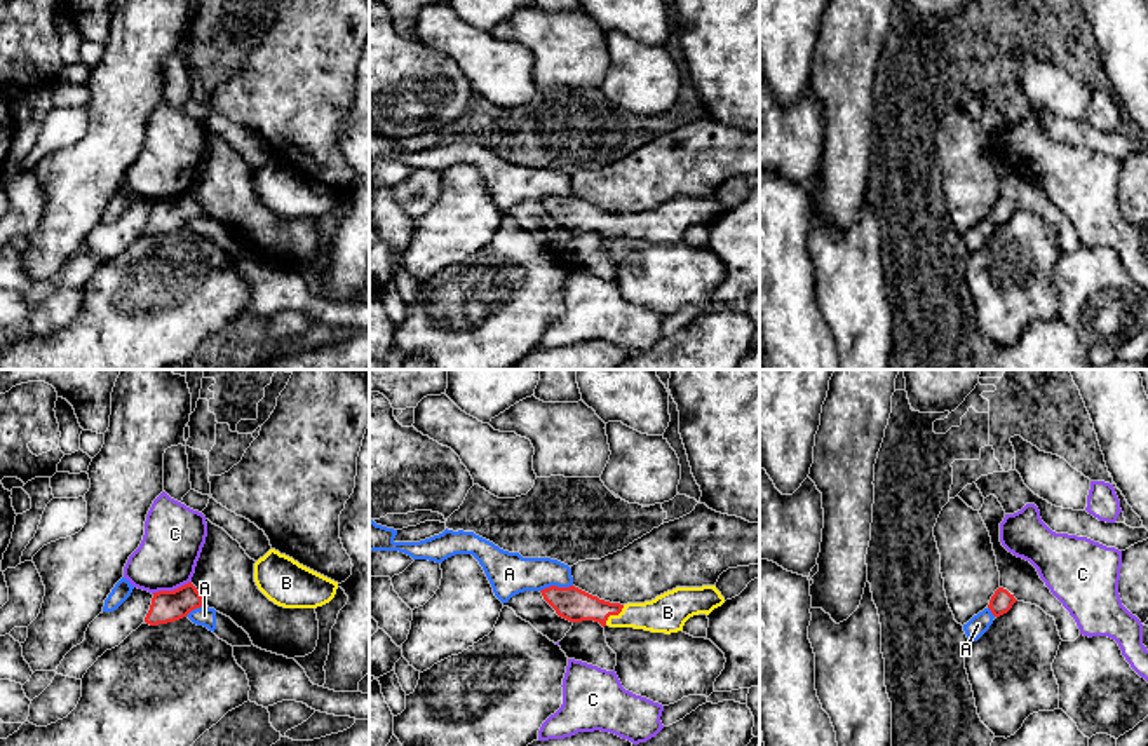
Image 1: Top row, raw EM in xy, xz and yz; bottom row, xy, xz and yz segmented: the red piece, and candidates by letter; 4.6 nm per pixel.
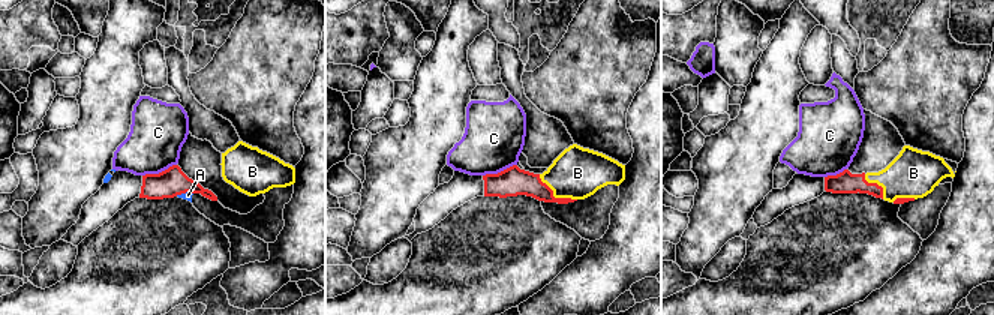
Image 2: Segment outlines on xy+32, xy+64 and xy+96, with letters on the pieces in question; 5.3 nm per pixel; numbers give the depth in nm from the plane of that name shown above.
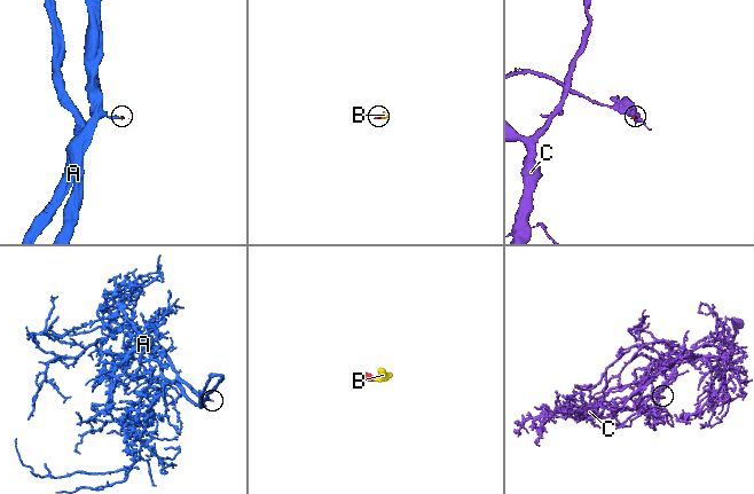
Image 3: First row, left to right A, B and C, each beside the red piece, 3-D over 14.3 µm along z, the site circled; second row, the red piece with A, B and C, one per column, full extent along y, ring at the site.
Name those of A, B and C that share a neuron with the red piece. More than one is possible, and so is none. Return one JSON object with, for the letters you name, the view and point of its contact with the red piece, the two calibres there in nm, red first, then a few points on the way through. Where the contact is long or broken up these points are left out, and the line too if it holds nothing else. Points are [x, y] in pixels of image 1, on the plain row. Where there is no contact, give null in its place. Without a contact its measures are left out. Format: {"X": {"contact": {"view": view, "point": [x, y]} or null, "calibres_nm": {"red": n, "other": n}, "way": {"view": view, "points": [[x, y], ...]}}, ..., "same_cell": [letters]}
{"B": {"contact": {"view": "xz", "point": [614, 223]}, "calibres_nm": {"red": 160, "other": 180}, "way": {"view": "xz", "points": [[572, 213], [614, 223], [668, 222]]}}, "same_cell": ["B"]}

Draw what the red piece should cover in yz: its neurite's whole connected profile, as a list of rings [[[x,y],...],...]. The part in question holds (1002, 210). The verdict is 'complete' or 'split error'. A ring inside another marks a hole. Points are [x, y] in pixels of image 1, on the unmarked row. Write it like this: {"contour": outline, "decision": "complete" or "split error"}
{"contour": [[[998,197],[989,209],[988,218],[995,227],[1007,223],[1017,209],[1007,199]]], "decision": "complete"}

